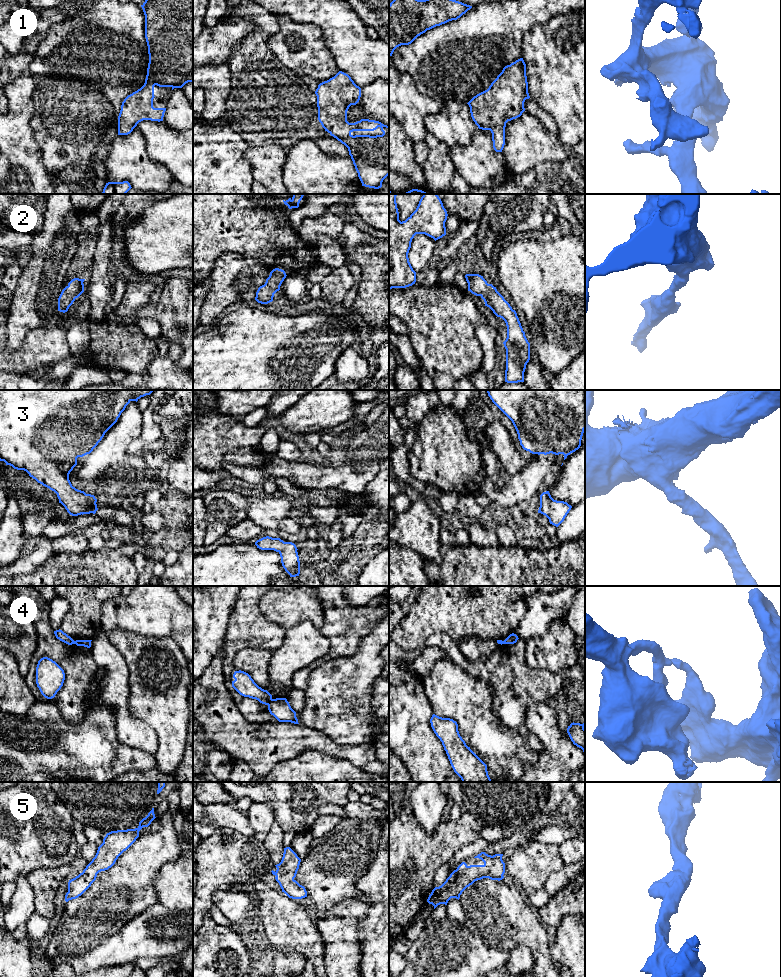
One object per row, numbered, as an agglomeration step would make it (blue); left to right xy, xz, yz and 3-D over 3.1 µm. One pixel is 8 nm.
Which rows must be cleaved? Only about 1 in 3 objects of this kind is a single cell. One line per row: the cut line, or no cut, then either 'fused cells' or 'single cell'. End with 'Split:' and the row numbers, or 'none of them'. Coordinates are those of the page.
1: no cut; single cell
2: no cut; single cell
3: no cut; single cell
4: cut in xz along (271, 698), (267, 704); fused cells
5: no cut; single cell
Split: 4

